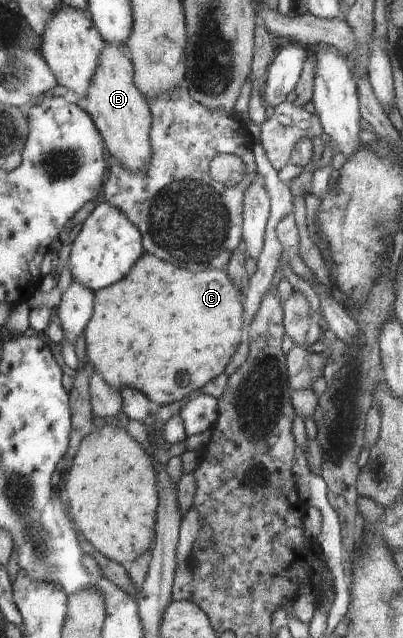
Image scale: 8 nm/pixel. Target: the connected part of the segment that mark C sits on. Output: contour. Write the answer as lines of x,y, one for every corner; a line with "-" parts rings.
147,254
126,278
94,294
93,315
84,332
88,360
110,386
139,390
155,407
183,402
207,382
228,372
236,352
240,352
240,344
249,335
240,292
226,270
191,271

